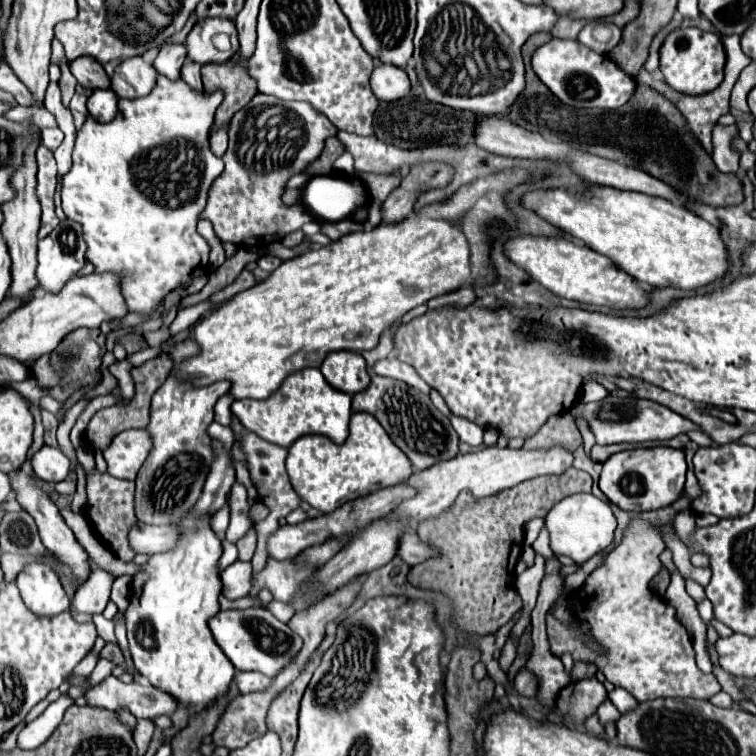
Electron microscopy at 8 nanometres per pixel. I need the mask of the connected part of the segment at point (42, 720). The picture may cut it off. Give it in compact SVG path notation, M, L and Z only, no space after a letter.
M60 694L60 698L56 702L52 702L44 710L42 716L38 716L34 722L28 722L24 726L24 730L18 736L18 746L22 750L34 750L34 748L42 746L48 740L48 736L58 728L66 708L72 704L74 704L74 700L68 694Z

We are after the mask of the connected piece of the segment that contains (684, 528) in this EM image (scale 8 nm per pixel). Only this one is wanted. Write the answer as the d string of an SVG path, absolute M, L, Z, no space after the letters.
M684 510L684 512L678 512L678 516L674 518L674 528L678 530L678 534L684 538L684 536L690 536L690 530L696 528L694 524L694 512L692 510Z

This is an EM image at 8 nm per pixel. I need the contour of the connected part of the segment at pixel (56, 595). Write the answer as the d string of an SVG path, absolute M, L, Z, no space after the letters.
M30 562L16 576L16 586L22 594L24 604L40 616L54 616L68 610L68 596L48 564Z

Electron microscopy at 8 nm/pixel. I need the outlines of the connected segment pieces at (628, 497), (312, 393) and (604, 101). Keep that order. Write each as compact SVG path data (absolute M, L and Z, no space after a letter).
M668 446L636 448L612 454L602 464L600 472L600 490L612 504L628 512L660 510L674 504L684 492L684 482L686 482L684 452Z
M304 368L288 376L282 388L266 400L236 400L232 412L240 418L246 430L284 448L306 434L320 434L342 444L348 438L348 422L352 416L350 396L328 386L318 368Z
M554 38L540 46L532 56L532 68L548 90L560 98L560 102L574 108L620 108L630 100L636 90L636 80L620 70L608 56L596 54L578 40Z

